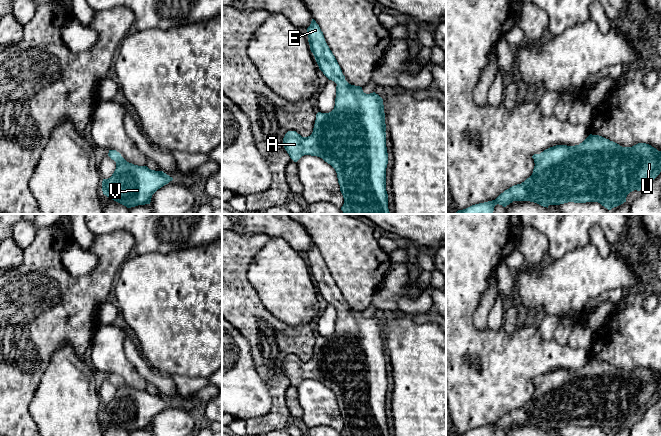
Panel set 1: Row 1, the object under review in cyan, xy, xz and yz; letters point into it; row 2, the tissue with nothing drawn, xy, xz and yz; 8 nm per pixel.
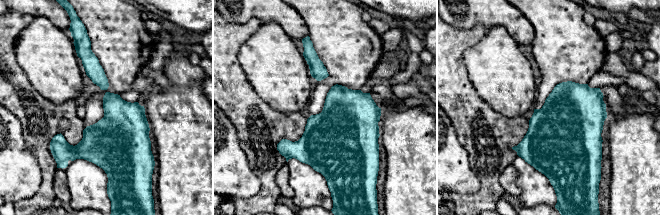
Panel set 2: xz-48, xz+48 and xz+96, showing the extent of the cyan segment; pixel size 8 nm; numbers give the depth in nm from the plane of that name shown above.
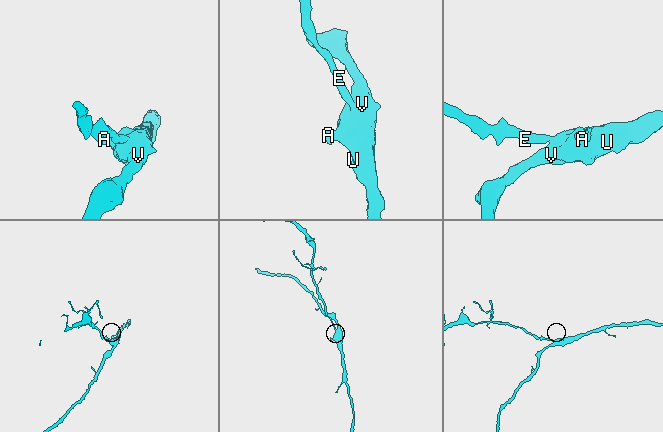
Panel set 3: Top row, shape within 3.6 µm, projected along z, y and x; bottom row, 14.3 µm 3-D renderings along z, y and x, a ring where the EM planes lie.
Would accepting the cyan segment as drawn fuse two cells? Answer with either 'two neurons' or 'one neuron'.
one neuron

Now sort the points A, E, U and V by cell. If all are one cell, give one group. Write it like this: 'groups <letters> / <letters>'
groups A E U V

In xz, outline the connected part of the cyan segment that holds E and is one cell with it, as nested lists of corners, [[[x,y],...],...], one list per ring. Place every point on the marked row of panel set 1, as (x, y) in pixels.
[[[312,19],[310,26],[307,28],[307,34],[308,34],[308,42],[310,45],[310,50],[313,53],[315,60],[319,66],[319,69],[323,72],[323,74],[329,79],[334,81],[336,86],[336,98],[335,98],[335,106],[334,109],[329,113],[321,113],[318,112],[316,114],[316,120],[313,128],[313,132],[308,137],[302,137],[300,134],[298,134],[296,131],[288,131],[284,138],[283,138],[283,145],[287,153],[289,154],[290,158],[297,162],[302,156],[304,155],[311,155],[311,156],[317,156],[322,158],[325,162],[330,164],[337,173],[338,183],[340,185],[340,191],[344,198],[344,204],[341,207],[341,210],[344,214],[390,214],[388,209],[388,194],[386,191],[386,168],[388,164],[388,153],[387,153],[387,147],[386,147],[386,124],[385,124],[385,113],[384,113],[384,105],[383,105],[383,99],[376,94],[375,92],[366,94],[363,92],[362,87],[355,86],[349,84],[345,80],[345,76],[342,73],[342,70],[333,55],[332,51],[330,50],[329,46],[327,45],[323,32],[321,31],[319,25],[316,23],[314,19]]]

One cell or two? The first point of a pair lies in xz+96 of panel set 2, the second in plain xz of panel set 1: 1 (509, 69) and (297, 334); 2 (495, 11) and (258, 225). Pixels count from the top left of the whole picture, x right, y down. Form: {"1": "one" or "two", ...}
{"1": "two", "2": "one"}

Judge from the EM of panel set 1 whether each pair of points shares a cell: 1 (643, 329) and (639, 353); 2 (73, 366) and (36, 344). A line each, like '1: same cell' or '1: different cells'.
1: same cell
2: different cells

